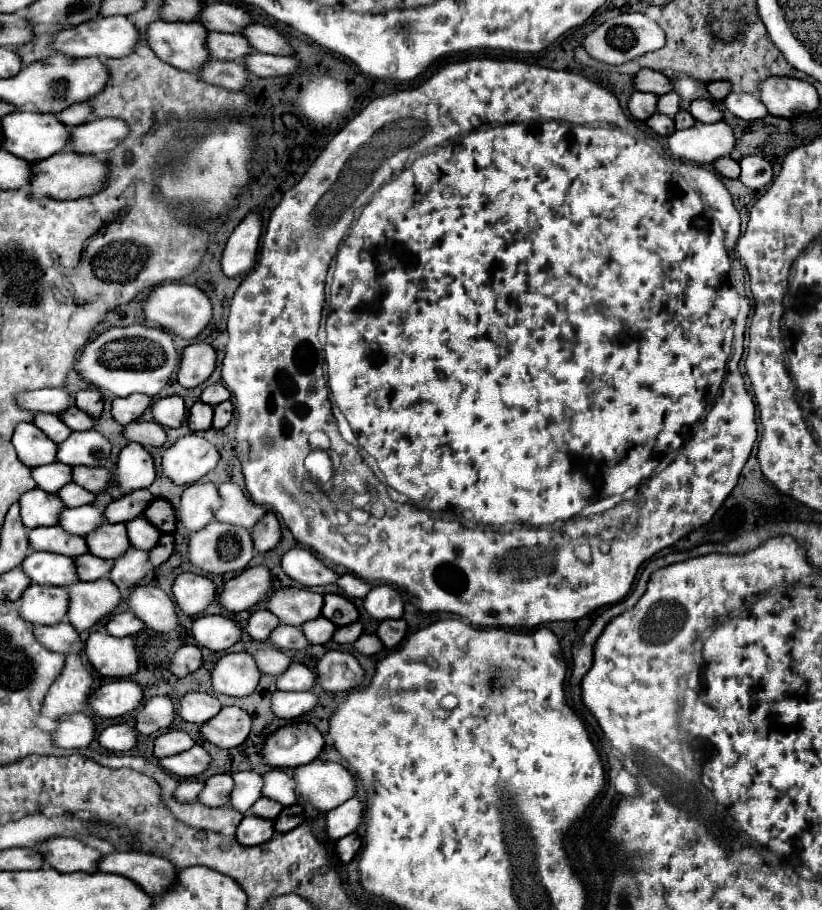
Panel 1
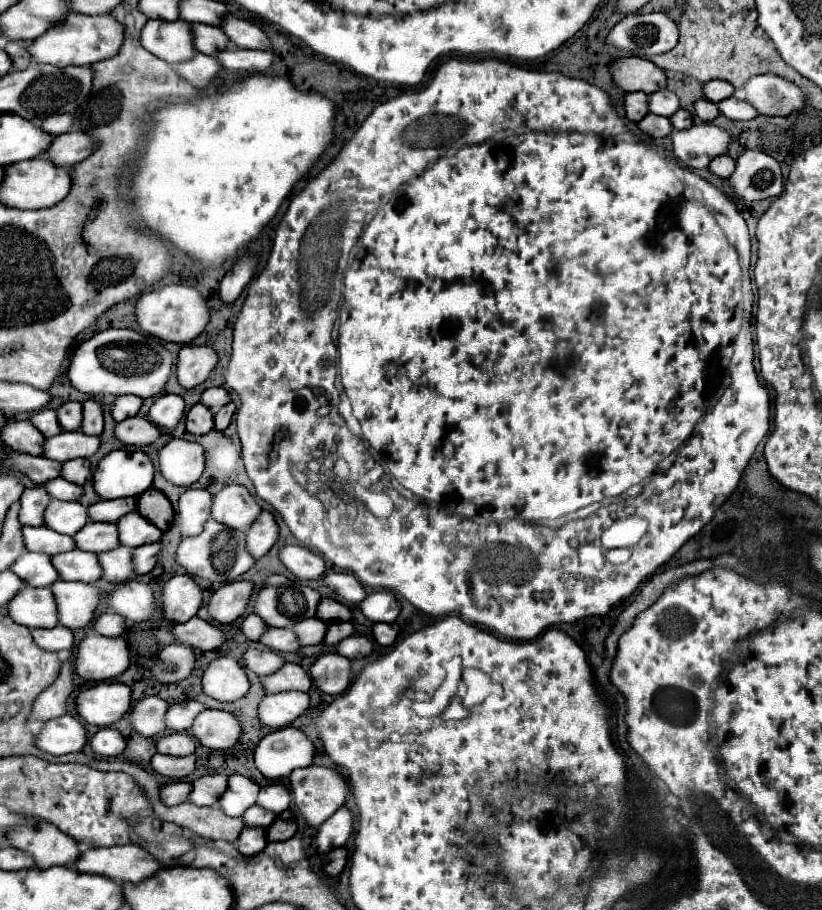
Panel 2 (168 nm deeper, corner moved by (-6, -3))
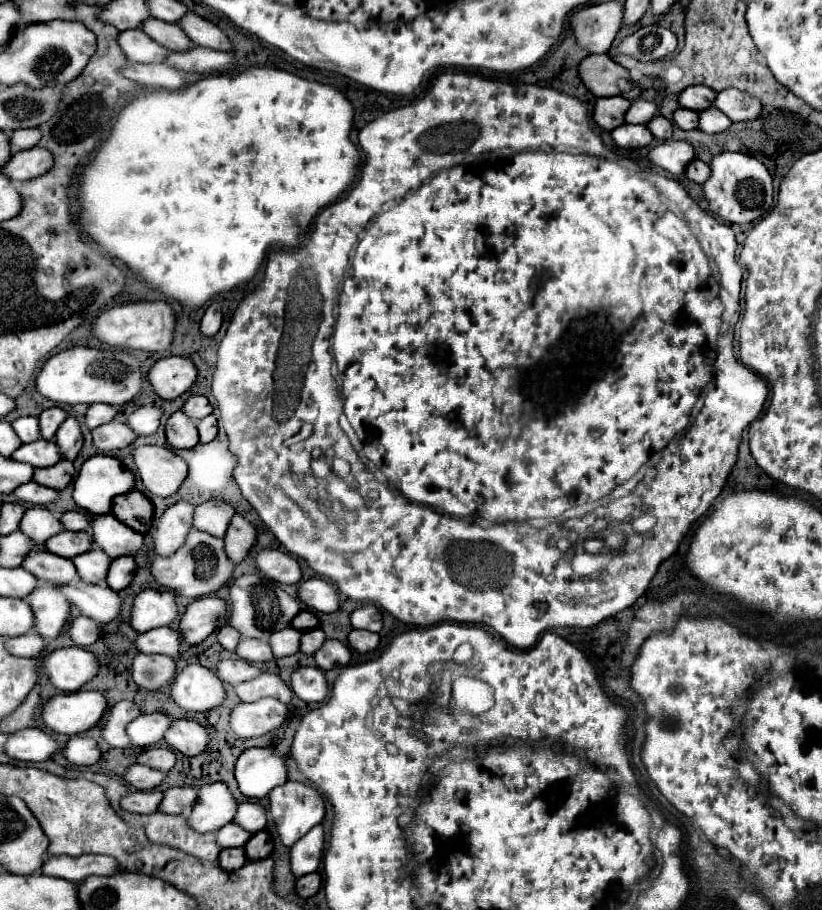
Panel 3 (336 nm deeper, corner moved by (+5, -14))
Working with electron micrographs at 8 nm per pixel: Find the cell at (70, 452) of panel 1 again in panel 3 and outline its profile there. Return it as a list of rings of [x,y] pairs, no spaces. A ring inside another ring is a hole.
[[[37,440],[31,444],[23,444],[19,450],[13,452],[11,456],[17,462],[27,462],[33,468],[49,468],[55,462],[61,462],[63,456],[59,452],[57,442],[49,442],[49,440]]]

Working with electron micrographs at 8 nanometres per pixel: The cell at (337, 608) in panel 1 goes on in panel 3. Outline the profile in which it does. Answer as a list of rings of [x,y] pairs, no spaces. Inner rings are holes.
[[[301,610],[297,614],[297,618],[293,618],[291,626],[297,628],[297,630],[301,630],[301,632],[313,630],[313,628],[319,628],[319,618],[313,612],[309,612],[309,610]]]

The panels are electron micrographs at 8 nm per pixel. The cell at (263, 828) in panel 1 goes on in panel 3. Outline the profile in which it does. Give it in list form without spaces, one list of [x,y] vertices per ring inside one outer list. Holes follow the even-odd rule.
[[[225,848],[219,854],[219,864],[223,870],[237,870],[247,862],[243,848]]]

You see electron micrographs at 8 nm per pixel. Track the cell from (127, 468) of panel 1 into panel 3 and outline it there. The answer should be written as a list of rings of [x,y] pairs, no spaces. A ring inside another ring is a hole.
[[[93,456],[89,458],[75,478],[73,500],[77,506],[85,508],[103,508],[87,510],[91,514],[109,514],[113,498],[127,494],[135,488],[135,476],[123,466],[121,460],[113,456]]]

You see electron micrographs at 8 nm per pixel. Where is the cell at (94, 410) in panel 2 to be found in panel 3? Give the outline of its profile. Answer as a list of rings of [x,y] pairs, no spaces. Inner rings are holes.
[[[69,416],[63,424],[61,424],[61,430],[57,430],[57,444],[59,444],[59,450],[63,454],[63,458],[67,460],[75,460],[75,456],[79,454],[81,446],[83,446],[83,434],[81,434],[81,426],[79,426],[79,420]]]

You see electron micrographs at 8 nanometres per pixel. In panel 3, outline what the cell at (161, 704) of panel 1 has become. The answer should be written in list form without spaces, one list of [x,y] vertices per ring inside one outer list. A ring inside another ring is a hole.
[[[119,702],[111,708],[111,712],[107,714],[107,724],[103,726],[103,738],[107,740],[109,746],[113,748],[129,748],[129,736],[127,736],[127,724],[141,716],[141,708],[135,702]]]

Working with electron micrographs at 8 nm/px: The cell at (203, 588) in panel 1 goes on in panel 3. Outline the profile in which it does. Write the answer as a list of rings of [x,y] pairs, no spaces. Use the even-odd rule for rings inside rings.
[[[143,590],[135,596],[133,608],[131,608],[131,626],[137,632],[169,626],[175,618],[177,618],[177,602],[171,592]]]

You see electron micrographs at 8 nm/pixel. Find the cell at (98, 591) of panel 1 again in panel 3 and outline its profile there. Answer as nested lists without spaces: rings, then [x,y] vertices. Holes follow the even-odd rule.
[[[41,584],[25,598],[25,602],[35,614],[35,630],[45,640],[57,638],[69,618],[69,602],[63,592],[51,584]]]

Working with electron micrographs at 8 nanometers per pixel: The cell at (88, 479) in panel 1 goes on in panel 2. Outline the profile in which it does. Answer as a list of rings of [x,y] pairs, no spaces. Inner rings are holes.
[[[72,459],[62,465],[62,477],[68,479],[70,483],[84,485],[88,475],[90,475],[90,461],[88,459]]]

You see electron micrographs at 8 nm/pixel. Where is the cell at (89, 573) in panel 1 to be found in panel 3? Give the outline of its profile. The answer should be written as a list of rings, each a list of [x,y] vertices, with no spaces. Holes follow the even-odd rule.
[[[37,550],[35,554],[29,554],[29,558],[25,558],[23,562],[23,568],[29,570],[39,580],[49,582],[53,586],[65,586],[77,580],[77,570],[73,562],[67,558],[55,556],[47,550]]]

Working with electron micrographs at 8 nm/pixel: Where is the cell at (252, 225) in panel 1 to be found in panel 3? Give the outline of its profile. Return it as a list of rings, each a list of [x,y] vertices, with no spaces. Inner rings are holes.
[[[211,302],[203,314],[203,320],[201,320],[201,332],[205,336],[215,336],[221,328],[221,322],[223,322],[223,314],[221,314],[221,302]]]

